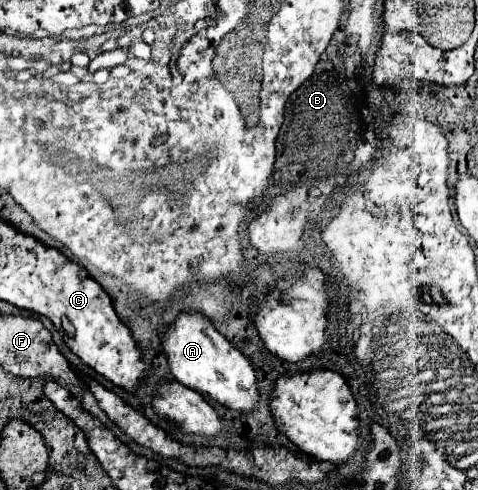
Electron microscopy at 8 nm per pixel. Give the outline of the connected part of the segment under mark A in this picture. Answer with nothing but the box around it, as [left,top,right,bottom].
[162,314,260,414]

